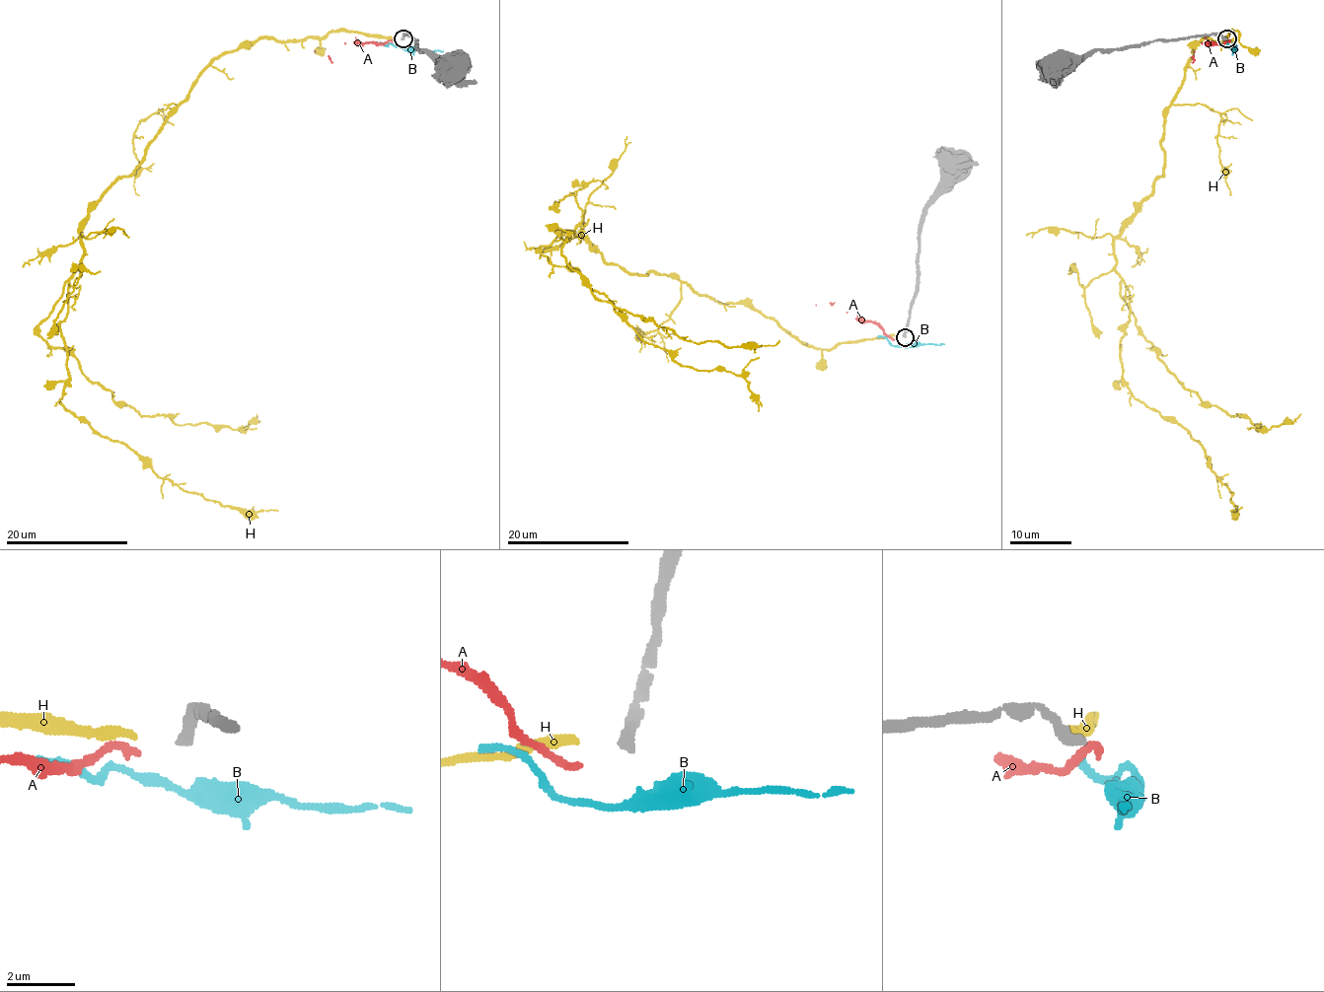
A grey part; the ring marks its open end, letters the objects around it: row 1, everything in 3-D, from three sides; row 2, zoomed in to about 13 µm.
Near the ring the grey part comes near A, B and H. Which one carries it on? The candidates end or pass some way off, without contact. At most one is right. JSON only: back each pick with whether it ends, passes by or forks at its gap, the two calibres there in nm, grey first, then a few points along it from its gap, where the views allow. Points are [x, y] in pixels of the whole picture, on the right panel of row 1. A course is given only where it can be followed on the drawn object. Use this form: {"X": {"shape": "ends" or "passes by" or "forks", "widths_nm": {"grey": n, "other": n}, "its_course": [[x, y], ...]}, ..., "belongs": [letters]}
{"belongs": []}

